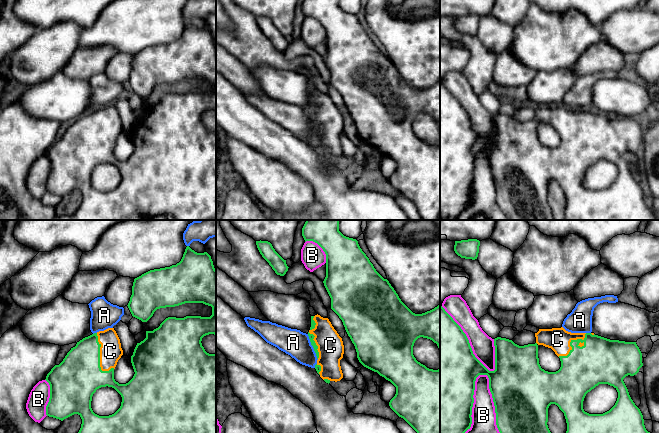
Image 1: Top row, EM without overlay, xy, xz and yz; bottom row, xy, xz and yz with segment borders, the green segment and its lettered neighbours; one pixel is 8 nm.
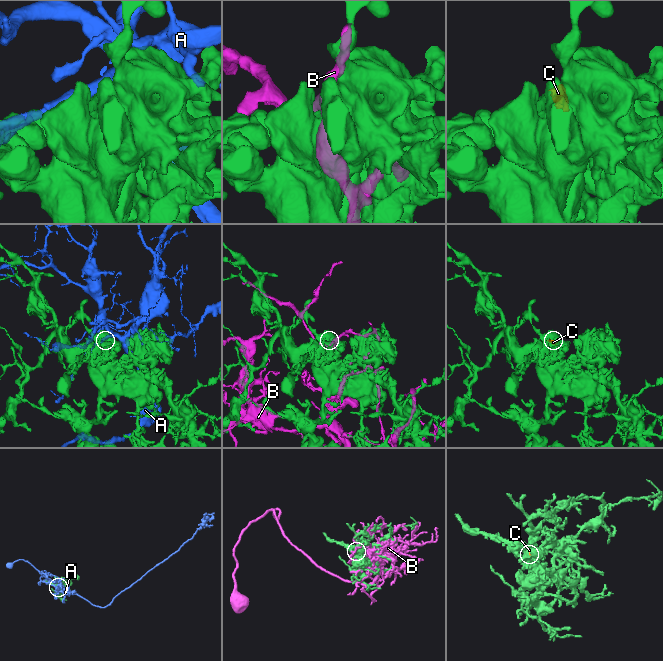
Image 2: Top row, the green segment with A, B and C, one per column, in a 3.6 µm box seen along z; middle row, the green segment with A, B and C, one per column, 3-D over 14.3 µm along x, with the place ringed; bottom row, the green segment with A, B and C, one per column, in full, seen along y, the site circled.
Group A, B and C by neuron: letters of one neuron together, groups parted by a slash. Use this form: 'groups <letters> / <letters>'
groups A / B / C

